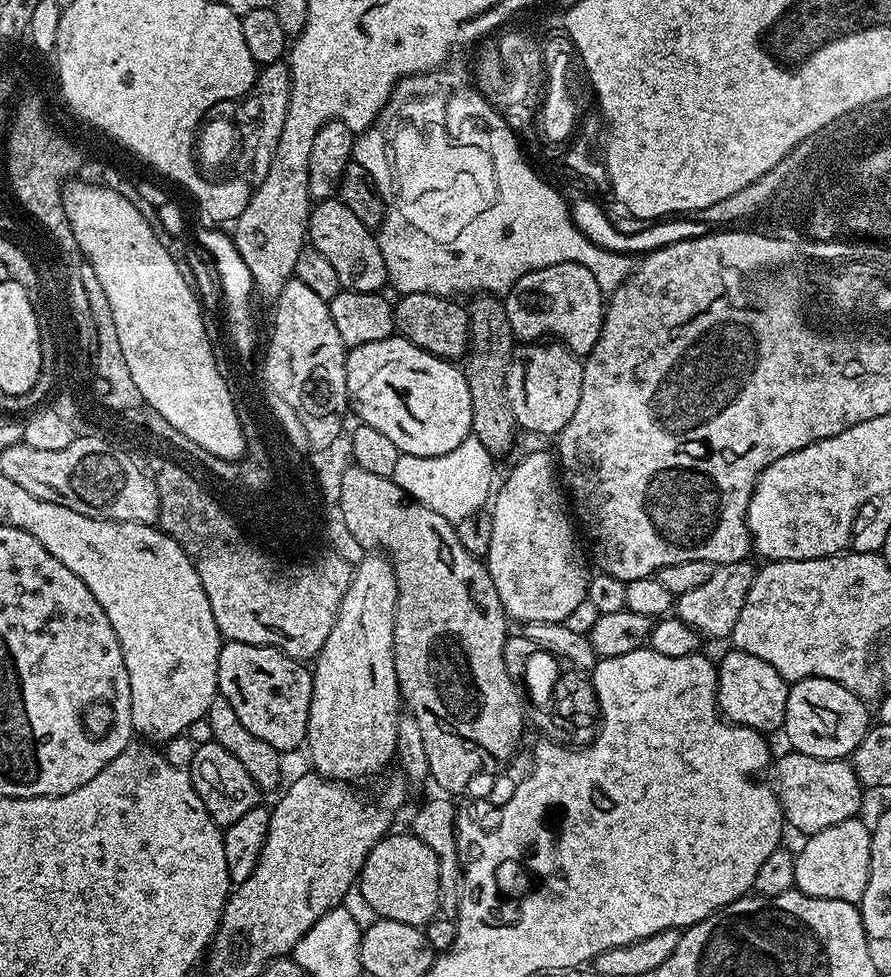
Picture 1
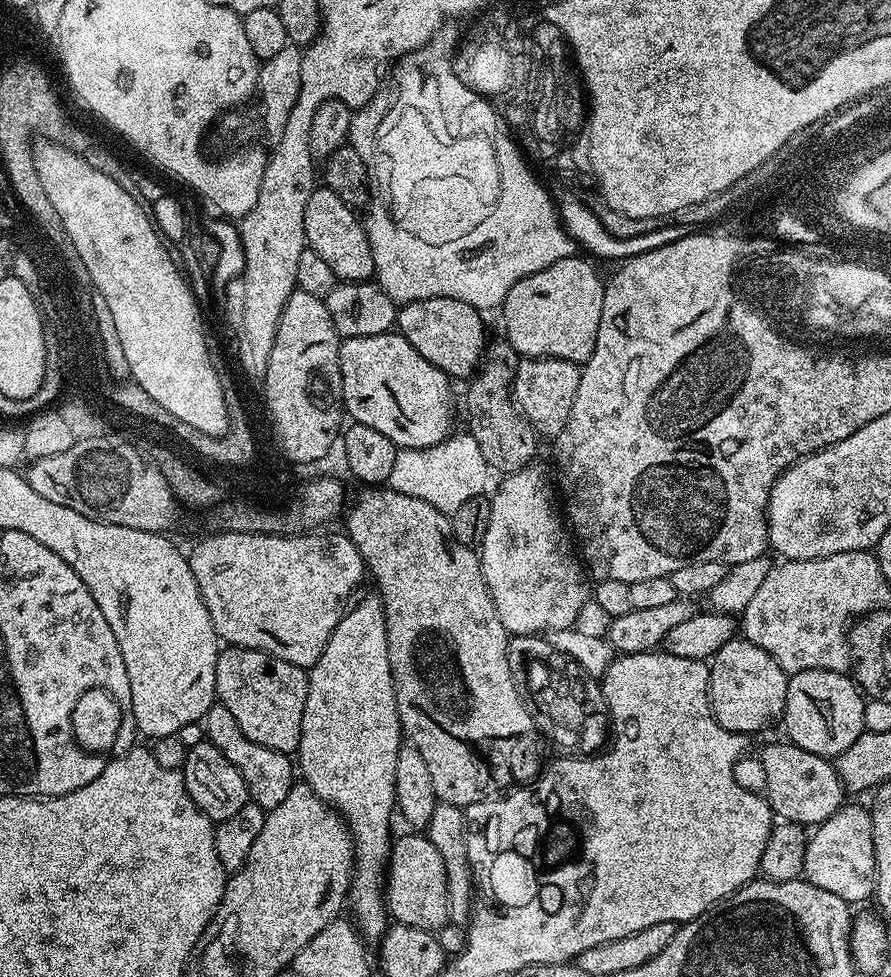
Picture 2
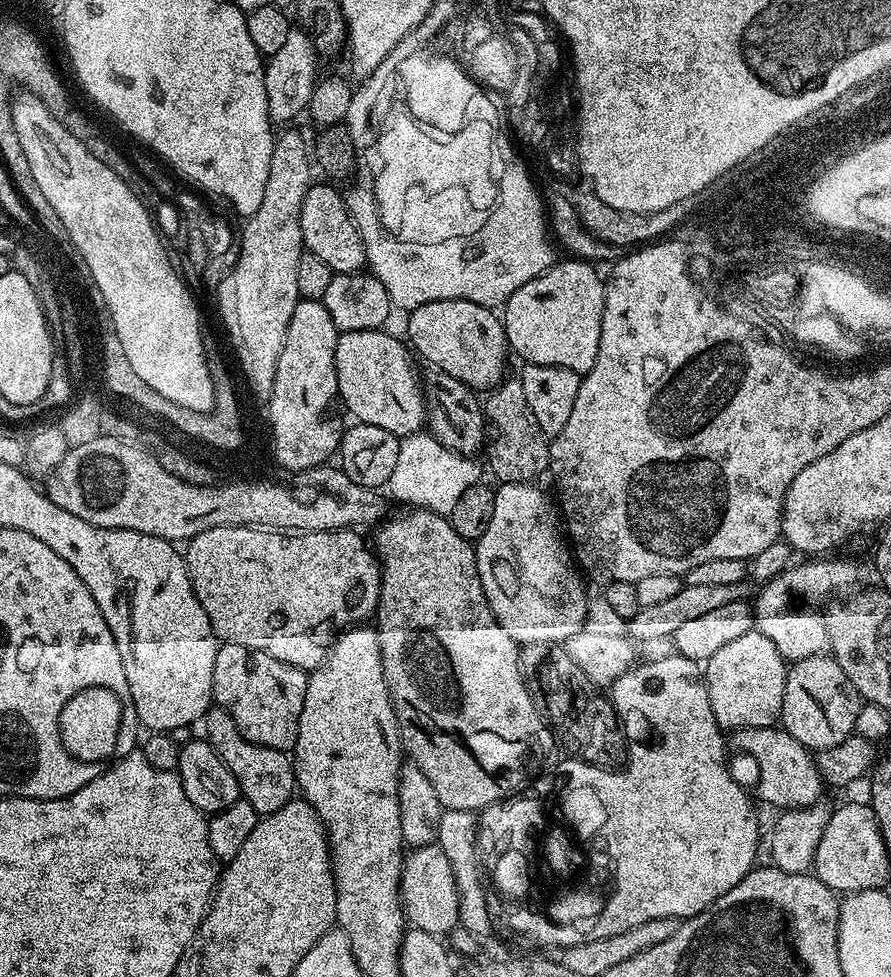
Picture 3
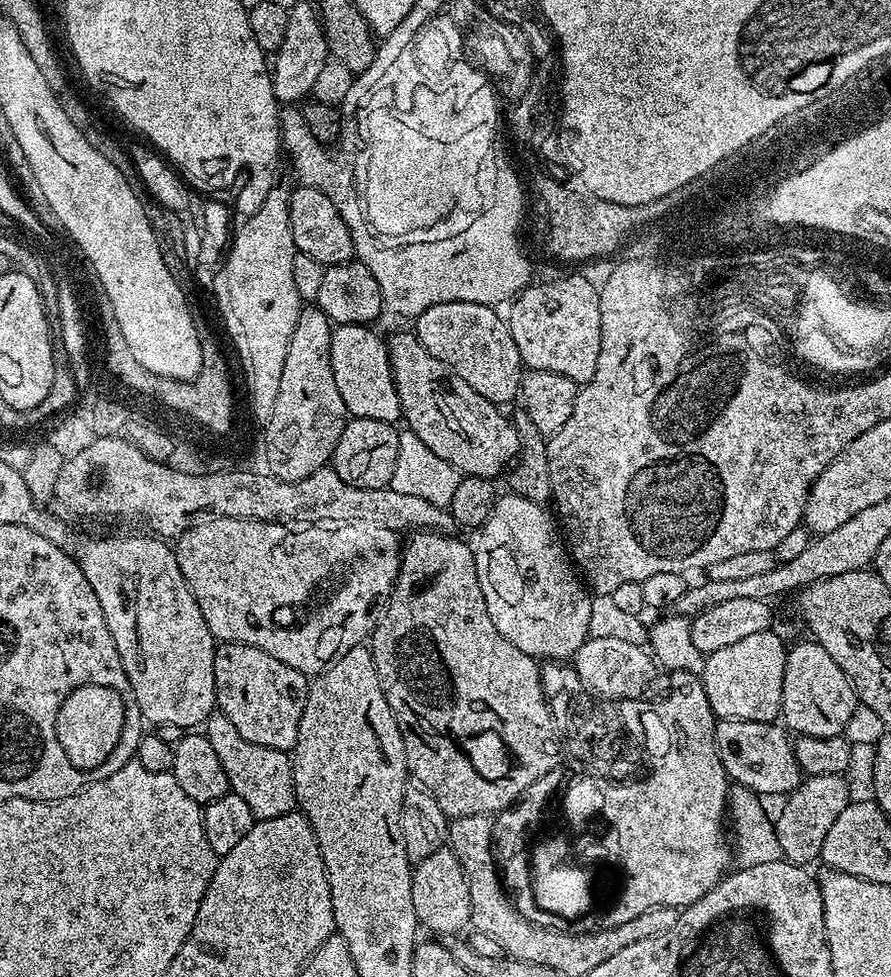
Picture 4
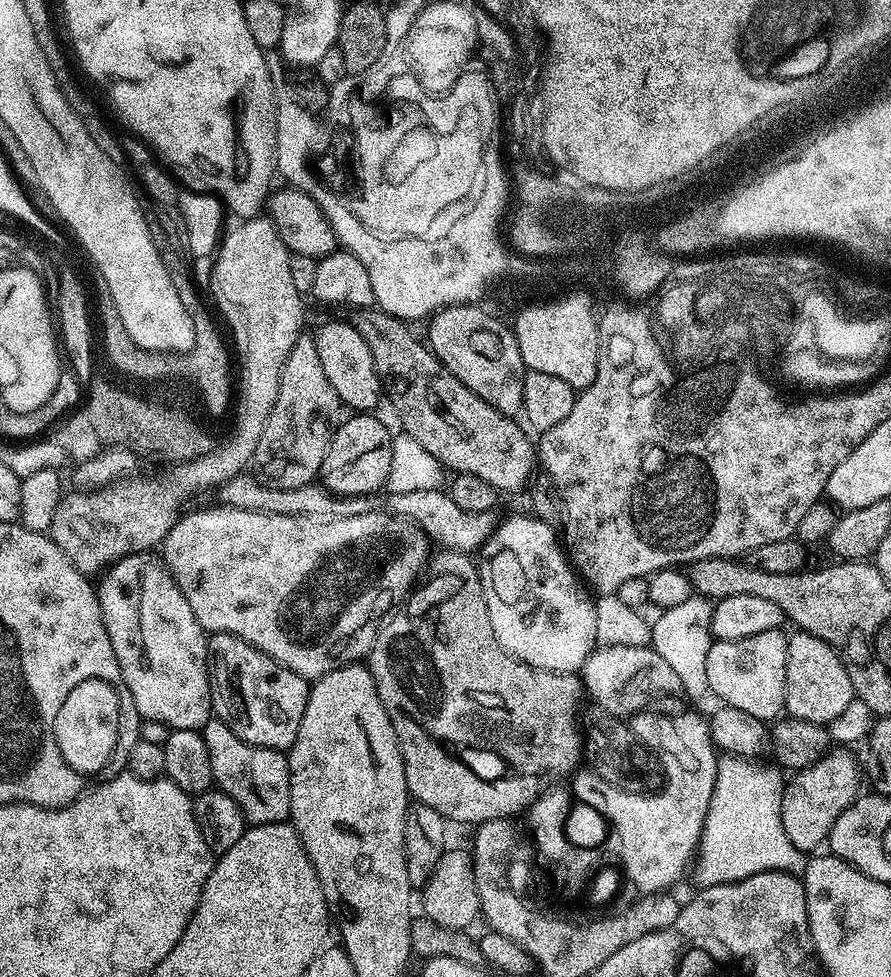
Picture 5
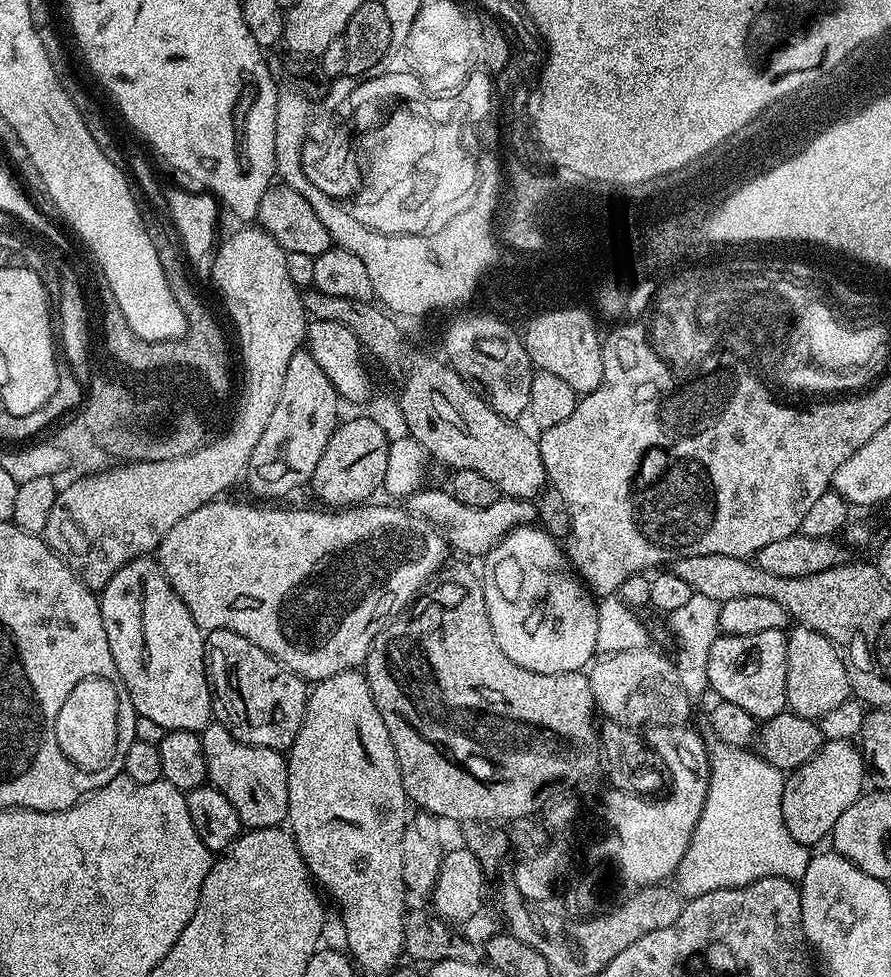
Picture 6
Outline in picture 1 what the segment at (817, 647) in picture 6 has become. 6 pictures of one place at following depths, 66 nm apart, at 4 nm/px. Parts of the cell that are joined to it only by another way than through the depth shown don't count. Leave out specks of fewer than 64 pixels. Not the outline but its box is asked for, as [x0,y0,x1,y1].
[782,678,870,760]

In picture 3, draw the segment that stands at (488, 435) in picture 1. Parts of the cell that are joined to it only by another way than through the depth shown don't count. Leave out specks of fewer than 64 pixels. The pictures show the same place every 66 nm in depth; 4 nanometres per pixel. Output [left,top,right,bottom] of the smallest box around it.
[484,377,549,484]

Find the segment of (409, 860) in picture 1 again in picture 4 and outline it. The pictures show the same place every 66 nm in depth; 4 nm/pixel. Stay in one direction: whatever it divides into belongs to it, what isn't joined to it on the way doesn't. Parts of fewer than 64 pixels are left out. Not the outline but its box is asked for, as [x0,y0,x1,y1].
[412,847,472,937]

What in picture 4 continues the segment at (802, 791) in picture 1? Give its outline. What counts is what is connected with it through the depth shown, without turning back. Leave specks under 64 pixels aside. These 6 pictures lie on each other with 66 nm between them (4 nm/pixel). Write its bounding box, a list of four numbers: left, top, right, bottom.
[714,719,802,798]

